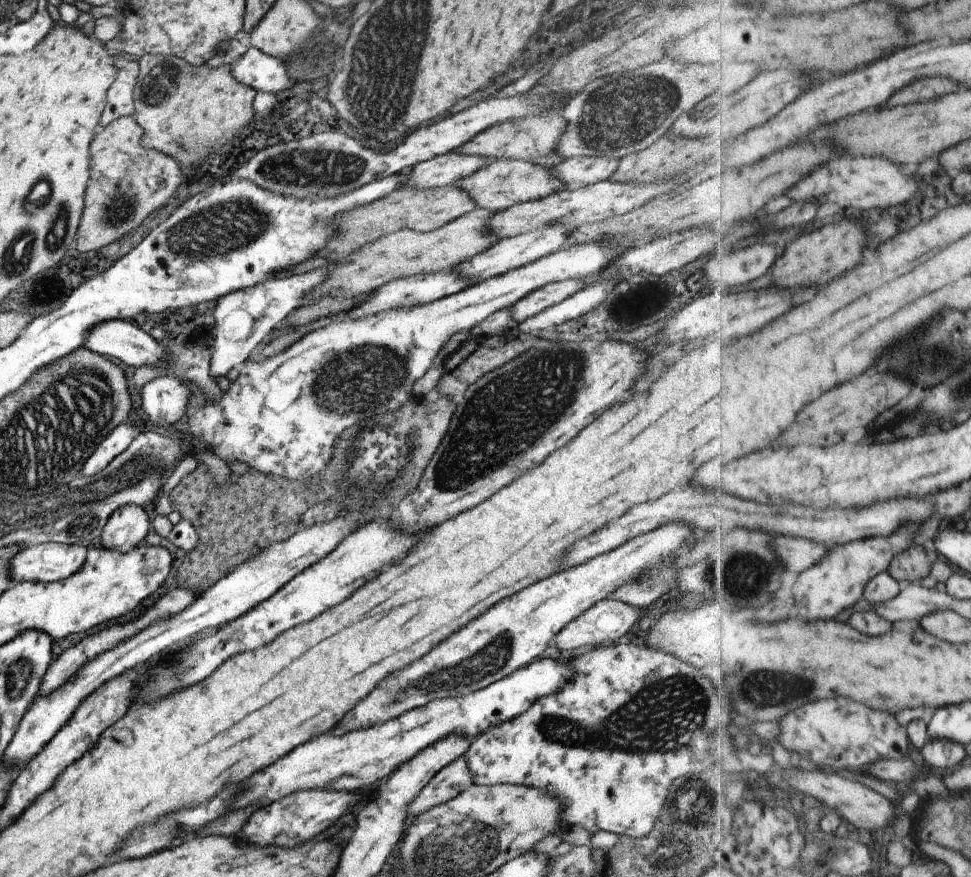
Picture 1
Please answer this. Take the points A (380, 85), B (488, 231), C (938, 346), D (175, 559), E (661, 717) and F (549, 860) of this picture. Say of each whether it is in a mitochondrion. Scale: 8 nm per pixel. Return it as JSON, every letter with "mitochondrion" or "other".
{"A":"mitochondrion","B":"other","C":"mitochondrion","D":"other","E":"mitochondrion","F":"other"}

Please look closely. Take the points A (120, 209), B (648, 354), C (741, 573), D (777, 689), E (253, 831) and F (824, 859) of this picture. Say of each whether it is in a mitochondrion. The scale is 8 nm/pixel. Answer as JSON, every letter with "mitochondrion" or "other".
{"A":"mitochondrion","B":"other","C":"mitochondrion","D":"mitochondrion","E":"mitochondrion","F":"mitochondrion"}

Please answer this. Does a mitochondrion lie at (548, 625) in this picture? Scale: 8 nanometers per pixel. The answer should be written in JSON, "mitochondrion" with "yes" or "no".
{"mitochondrion":"no"}

